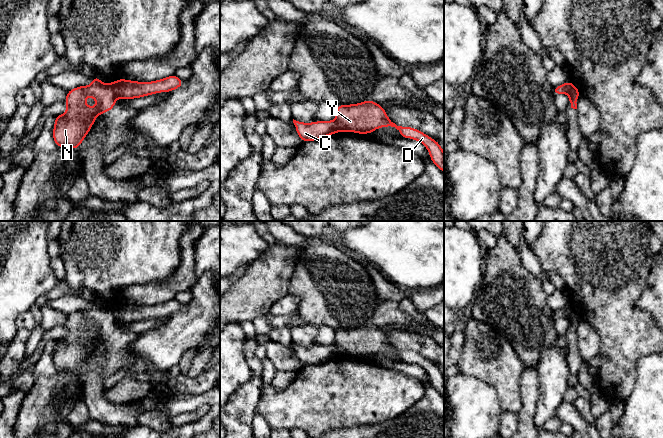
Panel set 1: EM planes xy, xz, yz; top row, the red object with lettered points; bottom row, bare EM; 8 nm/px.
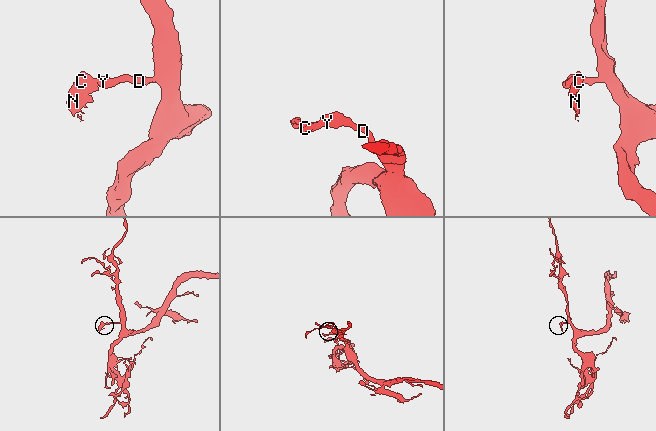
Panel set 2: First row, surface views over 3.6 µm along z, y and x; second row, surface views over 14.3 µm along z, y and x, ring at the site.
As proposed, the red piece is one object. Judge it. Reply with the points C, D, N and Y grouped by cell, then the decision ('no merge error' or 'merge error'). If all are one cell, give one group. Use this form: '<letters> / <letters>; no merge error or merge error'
C N / D Y; merge error

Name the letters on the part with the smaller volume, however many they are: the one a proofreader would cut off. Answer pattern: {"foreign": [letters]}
{"foreign": ["C", "N"]}

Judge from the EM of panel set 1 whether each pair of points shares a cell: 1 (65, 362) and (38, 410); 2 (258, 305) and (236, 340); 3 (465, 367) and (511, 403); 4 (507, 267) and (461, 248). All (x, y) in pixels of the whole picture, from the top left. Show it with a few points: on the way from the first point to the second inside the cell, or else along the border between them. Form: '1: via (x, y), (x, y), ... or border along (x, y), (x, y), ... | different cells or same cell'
1: border along (57, 370), (76, 372) | different cells
2: border along (239, 321), (230, 323) | different cells
3: via (478, 367), (483, 367), (506, 390) | same cell
4: border along (484, 257), (483, 277), (480, 281) | different cells

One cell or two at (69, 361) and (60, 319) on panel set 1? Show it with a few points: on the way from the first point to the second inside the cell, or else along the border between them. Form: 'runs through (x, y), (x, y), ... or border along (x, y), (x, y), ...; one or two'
border along (67, 316), (66, 322), (63, 325); two

